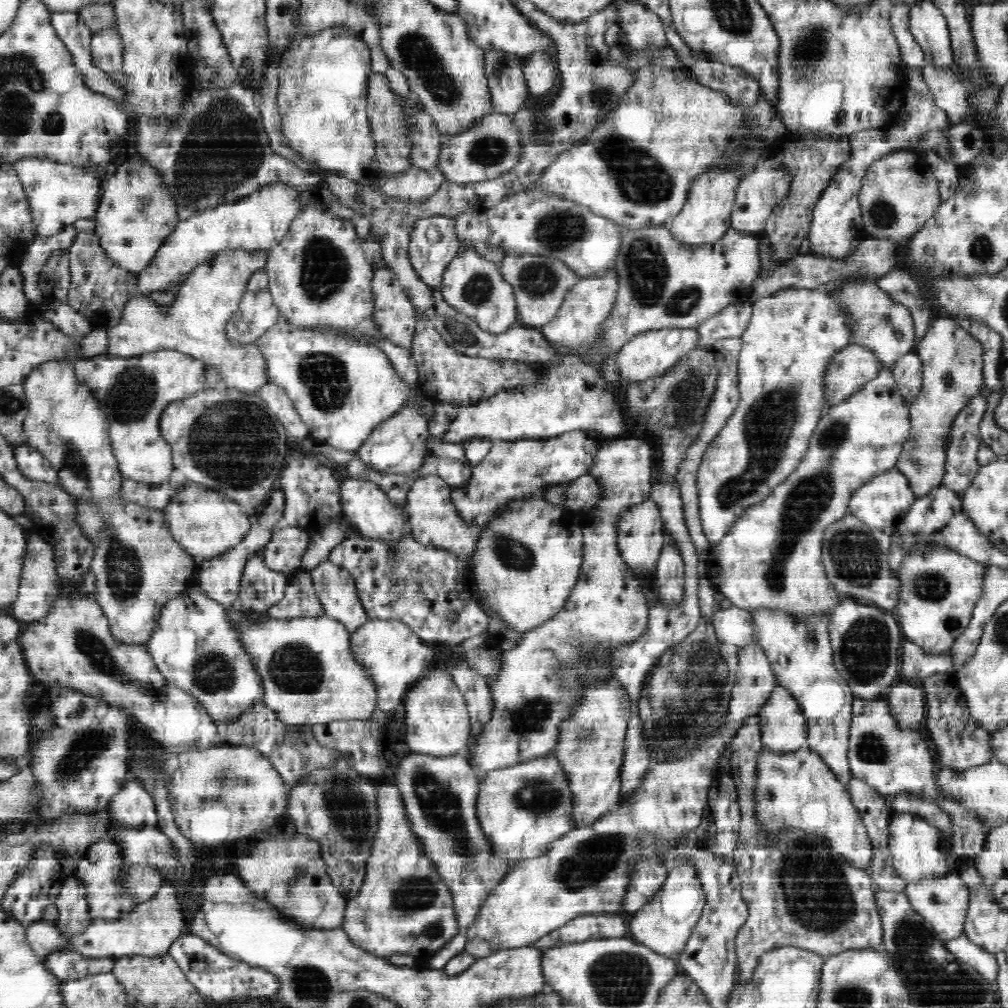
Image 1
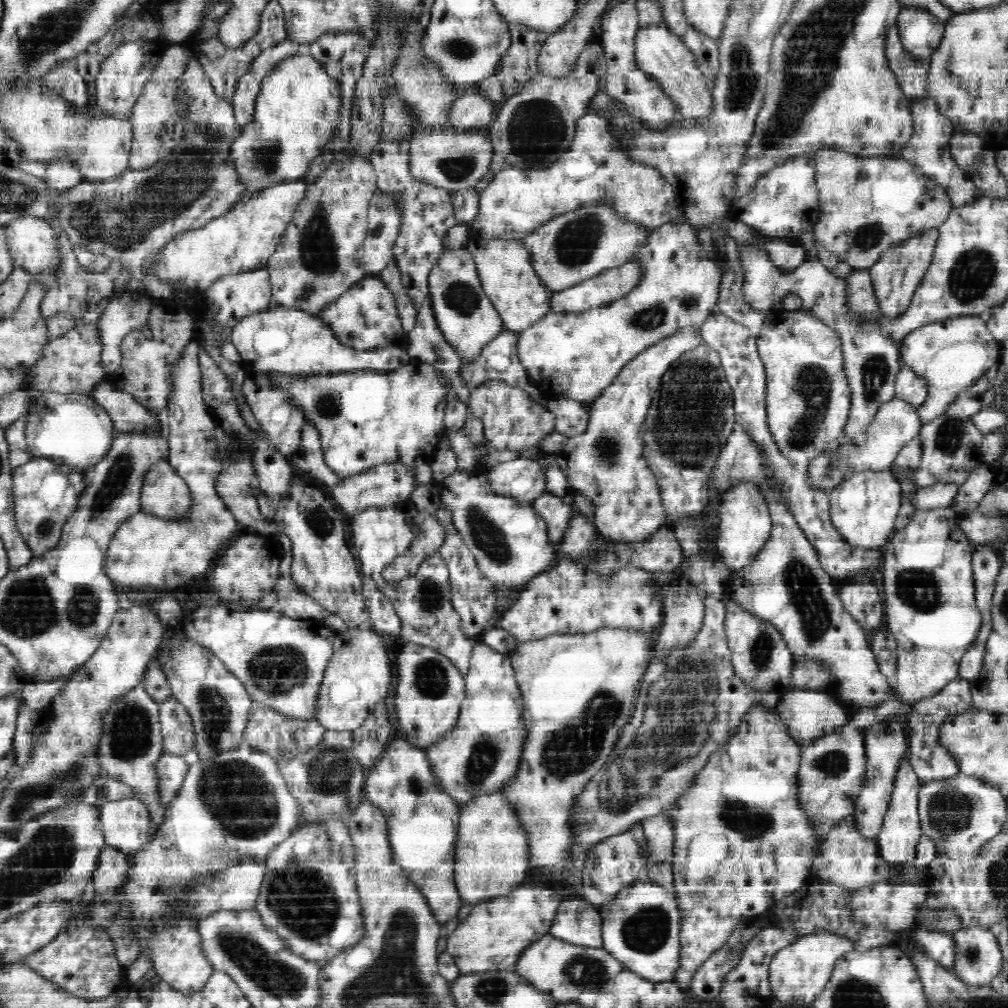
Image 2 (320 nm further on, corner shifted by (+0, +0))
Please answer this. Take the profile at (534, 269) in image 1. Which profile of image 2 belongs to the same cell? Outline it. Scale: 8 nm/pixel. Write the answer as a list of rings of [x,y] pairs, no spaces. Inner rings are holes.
[[[492,239],[486,241],[486,246],[478,240],[466,248],[474,259],[482,289],[493,302],[494,309],[501,314],[505,329],[514,333],[526,331],[549,314],[553,293],[533,269],[530,253],[520,239]]]

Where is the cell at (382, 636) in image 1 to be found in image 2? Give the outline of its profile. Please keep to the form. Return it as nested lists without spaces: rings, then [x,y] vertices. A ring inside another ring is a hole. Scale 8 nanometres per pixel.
[[[345,628],[335,635],[333,655],[327,664],[314,720],[328,730],[353,731],[362,726],[370,711],[384,701],[392,684],[392,664],[388,650],[374,629]]]

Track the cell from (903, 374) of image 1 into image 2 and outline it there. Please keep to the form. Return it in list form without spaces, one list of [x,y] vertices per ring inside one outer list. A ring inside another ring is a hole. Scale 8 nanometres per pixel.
[[[902,365],[895,380],[895,396],[916,408],[925,406],[929,399],[929,388],[926,387],[925,377]]]

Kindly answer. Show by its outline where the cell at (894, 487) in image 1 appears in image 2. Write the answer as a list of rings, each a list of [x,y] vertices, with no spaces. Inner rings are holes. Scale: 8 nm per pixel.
[[[866,470],[850,474],[844,483],[828,492],[830,501],[831,521],[841,536],[850,544],[864,545],[865,548],[884,548],[892,537],[894,524],[901,507],[901,484],[891,474],[890,470]]]

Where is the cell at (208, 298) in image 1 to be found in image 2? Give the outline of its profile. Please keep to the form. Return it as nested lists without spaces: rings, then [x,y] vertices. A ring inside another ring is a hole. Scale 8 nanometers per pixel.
[[[118,294],[104,310],[98,321],[98,333],[102,343],[102,367],[106,378],[120,369],[123,355],[121,342],[134,331],[141,331],[148,324],[148,314],[158,306],[138,294]]]

